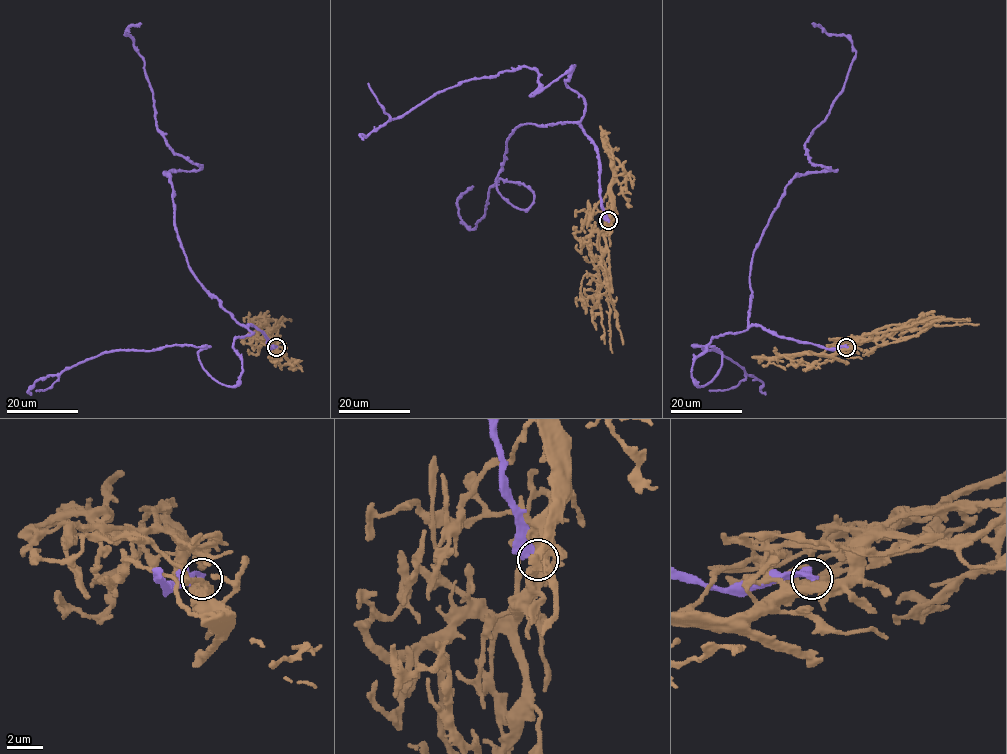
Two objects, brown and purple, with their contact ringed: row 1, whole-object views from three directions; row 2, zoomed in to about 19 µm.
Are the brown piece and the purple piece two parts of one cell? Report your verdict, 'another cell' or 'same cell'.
another cell

